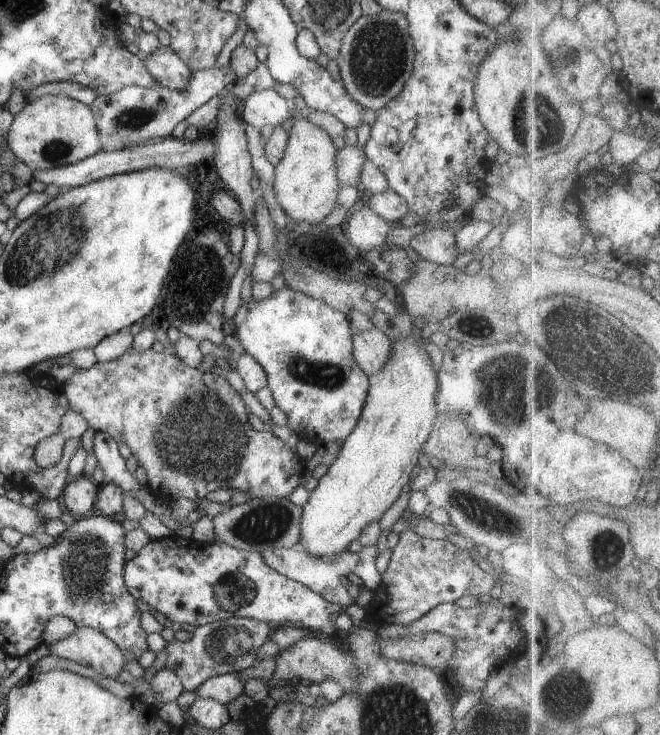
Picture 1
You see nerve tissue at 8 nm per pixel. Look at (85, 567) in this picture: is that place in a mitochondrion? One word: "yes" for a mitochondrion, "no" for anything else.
yes

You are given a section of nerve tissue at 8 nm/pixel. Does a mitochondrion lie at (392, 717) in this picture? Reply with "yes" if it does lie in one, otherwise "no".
yes

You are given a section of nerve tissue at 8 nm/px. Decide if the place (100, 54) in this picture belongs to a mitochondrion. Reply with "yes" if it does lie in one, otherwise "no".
no

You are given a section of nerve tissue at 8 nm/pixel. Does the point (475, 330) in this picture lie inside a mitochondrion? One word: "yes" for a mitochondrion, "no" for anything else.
yes

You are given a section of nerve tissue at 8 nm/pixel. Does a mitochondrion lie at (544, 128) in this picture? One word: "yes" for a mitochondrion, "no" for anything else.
yes

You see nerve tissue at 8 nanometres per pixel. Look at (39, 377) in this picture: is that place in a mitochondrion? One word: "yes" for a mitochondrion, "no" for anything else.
no

